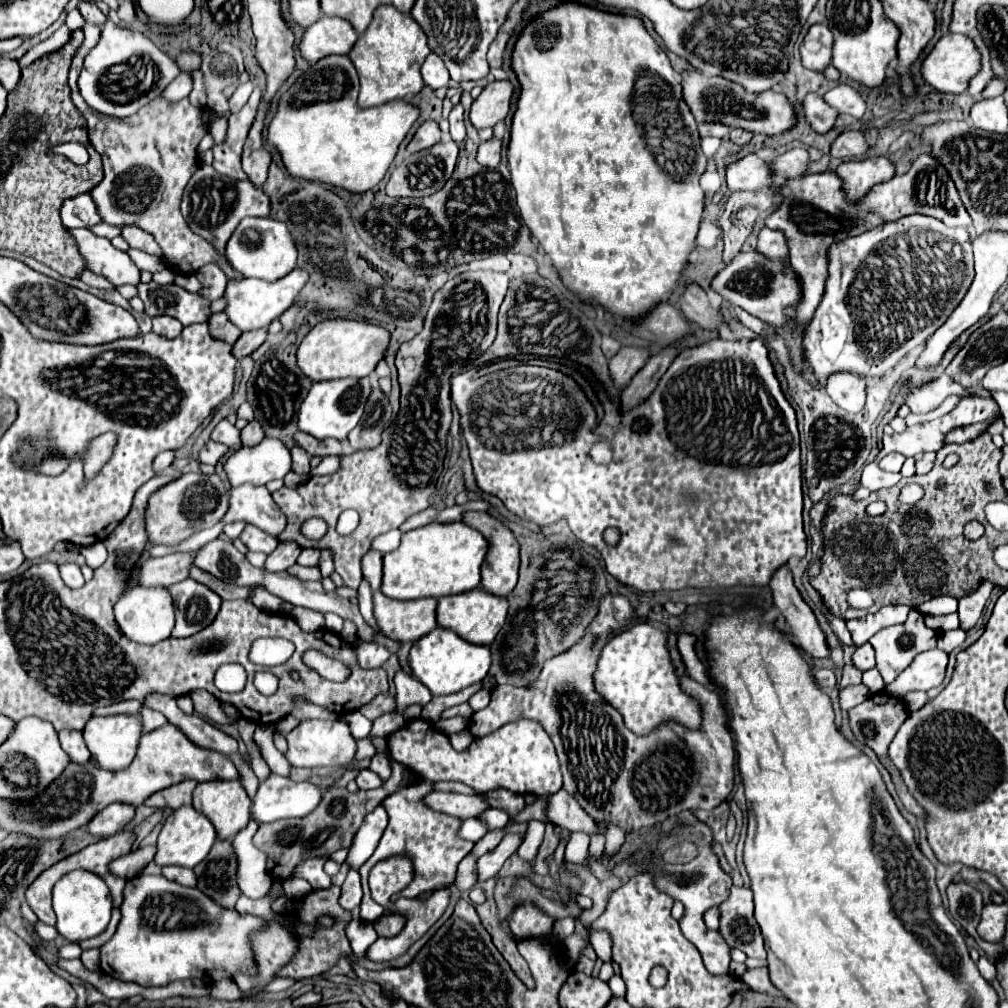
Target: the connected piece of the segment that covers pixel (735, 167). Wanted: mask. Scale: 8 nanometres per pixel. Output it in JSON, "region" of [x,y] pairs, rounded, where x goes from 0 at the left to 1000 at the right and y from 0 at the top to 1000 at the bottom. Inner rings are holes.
{"region":[[[742,153],[720,165],[720,183],[722,188],[754,188],[754,187],[770,187],[766,181],[762,165],[750,153]]]}

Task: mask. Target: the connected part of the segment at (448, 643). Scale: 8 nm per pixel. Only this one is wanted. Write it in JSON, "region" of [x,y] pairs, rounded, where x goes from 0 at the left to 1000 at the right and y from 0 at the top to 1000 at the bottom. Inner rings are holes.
{"region":[[[431,623],[427,629],[409,639],[405,647],[405,659],[409,671],[417,675],[429,687],[429,690],[440,690],[476,677],[486,663],[486,645],[484,641],[470,641],[462,637],[442,623]]]}

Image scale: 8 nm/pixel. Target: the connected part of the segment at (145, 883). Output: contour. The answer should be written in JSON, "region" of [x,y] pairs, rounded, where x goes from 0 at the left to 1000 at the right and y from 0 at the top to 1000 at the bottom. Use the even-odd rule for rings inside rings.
{"region":[[[139,867],[125,875],[123,895],[119,903],[121,903],[121,913],[119,913],[115,927],[111,929],[109,935],[105,935],[99,940],[99,960],[113,970],[135,974],[141,978],[165,978],[173,972],[187,972],[187,970],[198,970],[198,972],[204,972],[206,976],[214,976],[222,970],[230,972],[234,966],[242,966],[248,970],[256,968],[256,956],[248,940],[250,938],[248,927],[260,925],[266,919],[264,913],[258,909],[238,907],[234,901],[218,899],[216,895],[212,895],[208,889],[204,889],[196,881],[185,881],[163,869],[145,869],[145,867]],[[165,887],[171,887],[167,889],[169,895],[163,893]],[[185,893],[196,893],[196,897],[204,901],[204,913],[208,913],[204,921],[181,921],[179,899],[185,897]]]}

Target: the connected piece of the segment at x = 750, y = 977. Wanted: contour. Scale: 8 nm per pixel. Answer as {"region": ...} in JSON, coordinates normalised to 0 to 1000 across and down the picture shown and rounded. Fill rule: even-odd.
{"region":[[[746,960],[746,962],[740,962],[738,968],[736,968],[736,972],[738,972],[738,976],[742,976],[746,982],[760,984],[760,986],[766,986],[766,988],[776,988],[776,986],[768,980],[768,976],[764,974],[760,960]]]}

